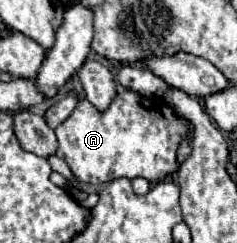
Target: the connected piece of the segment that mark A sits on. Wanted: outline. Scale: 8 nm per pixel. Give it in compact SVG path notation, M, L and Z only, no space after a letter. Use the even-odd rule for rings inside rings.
M127 89L113 99L107 111L97 111L87 99L81 99L75 111L71 113L71 117L65 119L65 123L55 129L55 135L59 141L55 155L61 157L69 165L73 175L83 183L101 185L119 177L127 177L127 179L145 177L147 181L157 183L179 169L175 151L179 143L187 137L187 123L183 119L177 119L171 107L163 99L147 99Z

